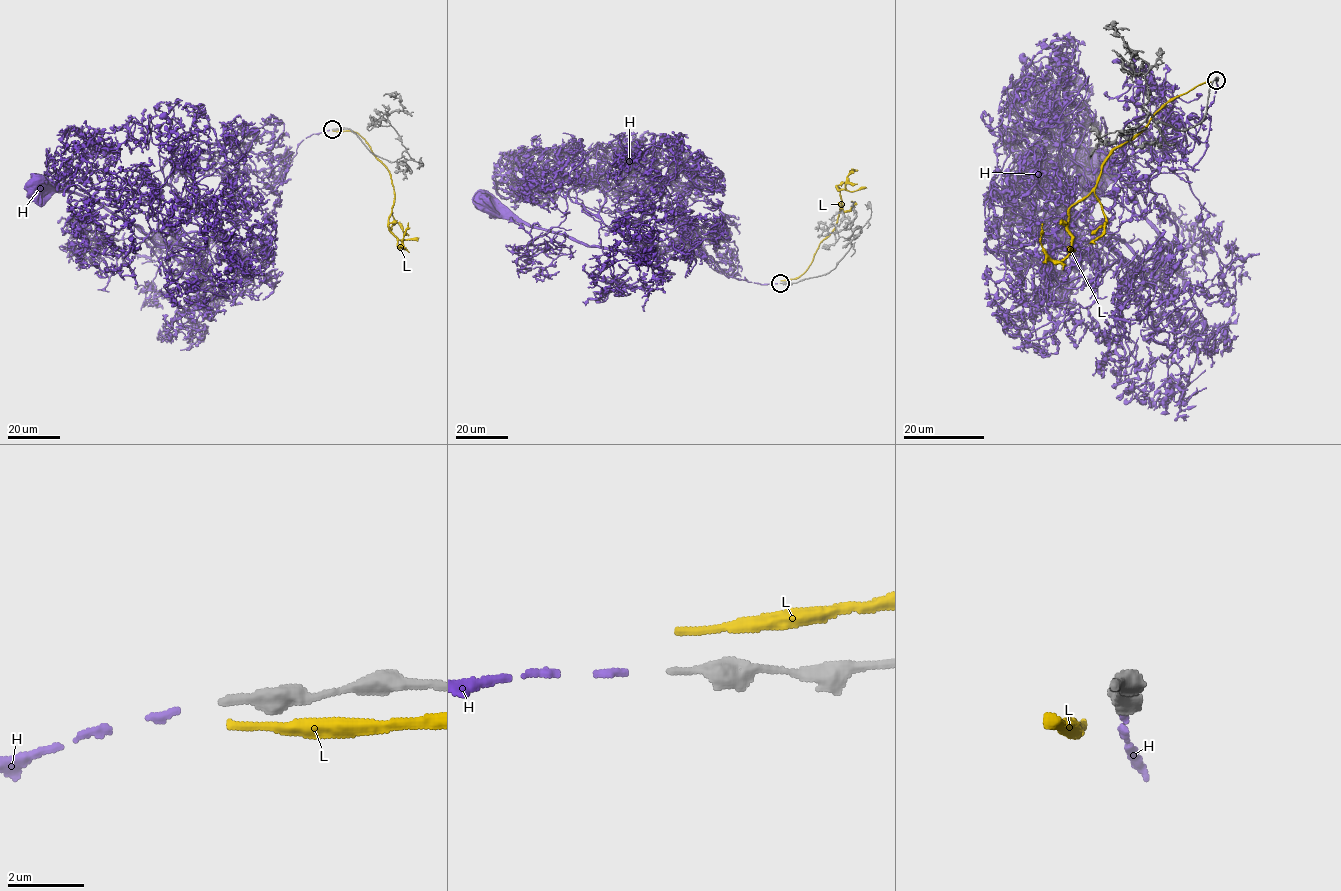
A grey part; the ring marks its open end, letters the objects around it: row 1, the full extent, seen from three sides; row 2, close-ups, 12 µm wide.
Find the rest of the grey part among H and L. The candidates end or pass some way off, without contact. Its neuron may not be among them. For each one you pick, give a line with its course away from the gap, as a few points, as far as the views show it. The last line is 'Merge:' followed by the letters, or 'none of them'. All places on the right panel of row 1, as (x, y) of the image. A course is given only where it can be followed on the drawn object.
H: Its course: (1216, 80), (1202, 157), (1150, 177), (1155, 204), (1176, 225), (1168, 257), (1132, 187), (1091, 169)
Merge: H

